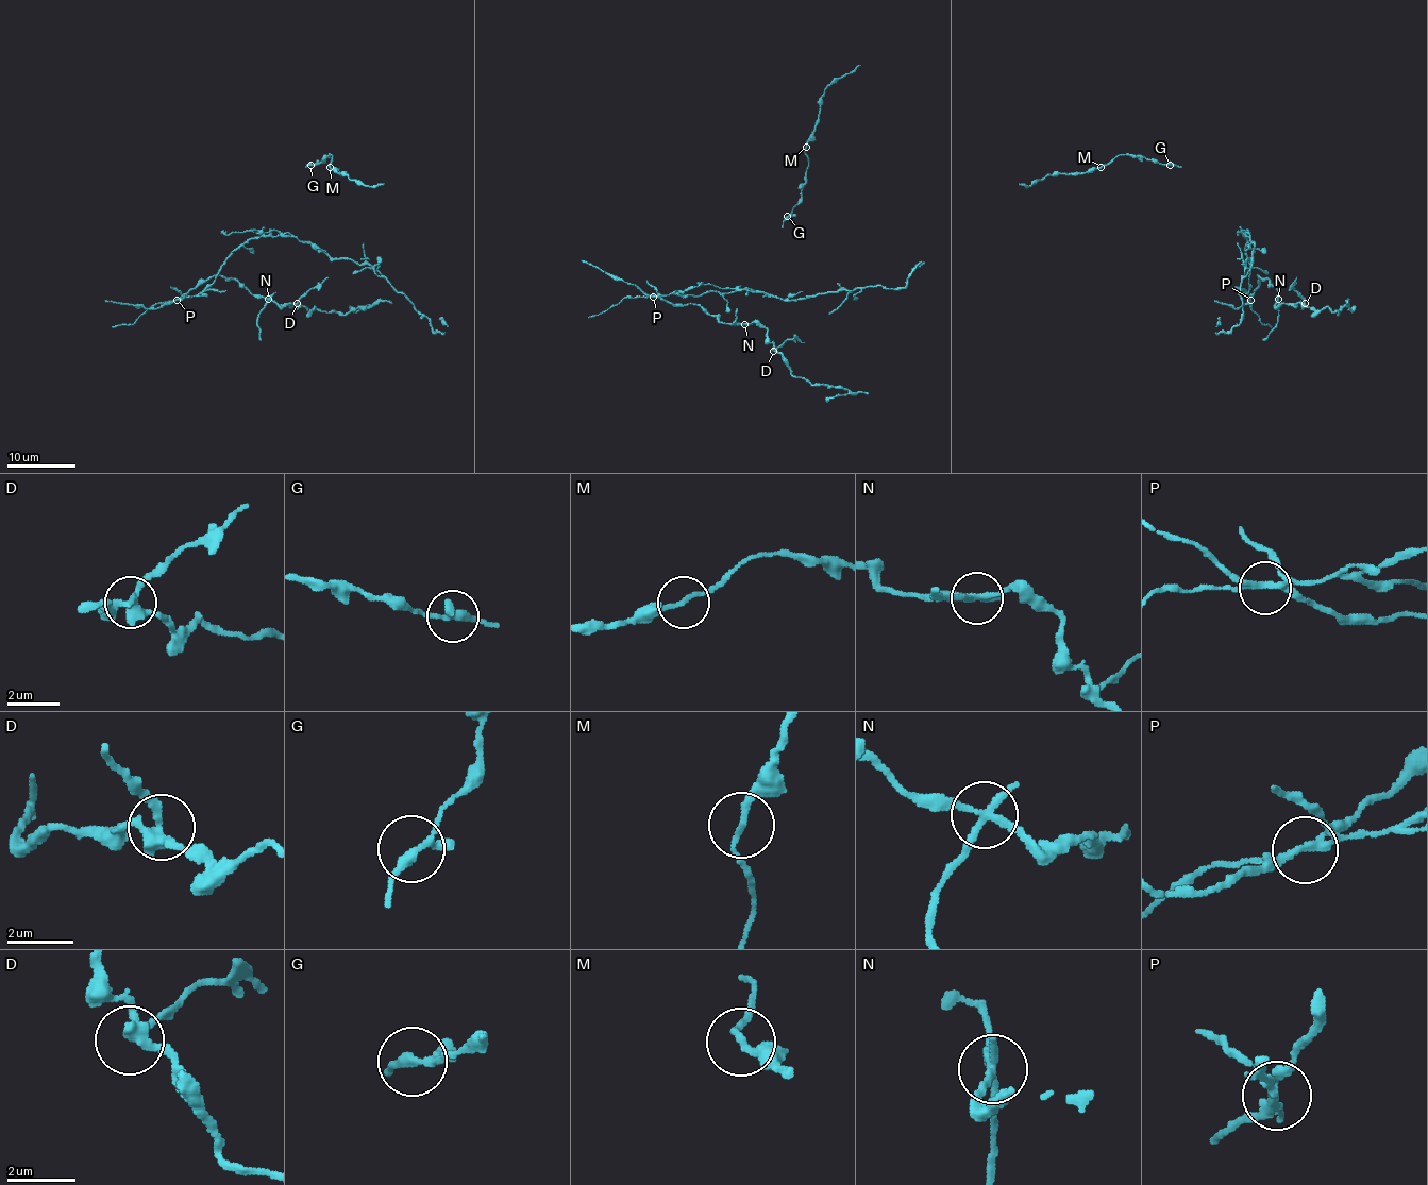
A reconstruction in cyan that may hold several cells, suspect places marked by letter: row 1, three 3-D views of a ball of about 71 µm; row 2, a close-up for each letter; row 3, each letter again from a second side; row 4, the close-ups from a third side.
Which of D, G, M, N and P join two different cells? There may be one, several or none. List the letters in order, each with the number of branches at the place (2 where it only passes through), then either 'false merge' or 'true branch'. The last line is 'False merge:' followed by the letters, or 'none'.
D: branches 3; false merge
G: branches 3; true branch
M: branches 2; true branch
N: branches 3; false merge
P: branches 3; false merge
False merge: D, N, P

